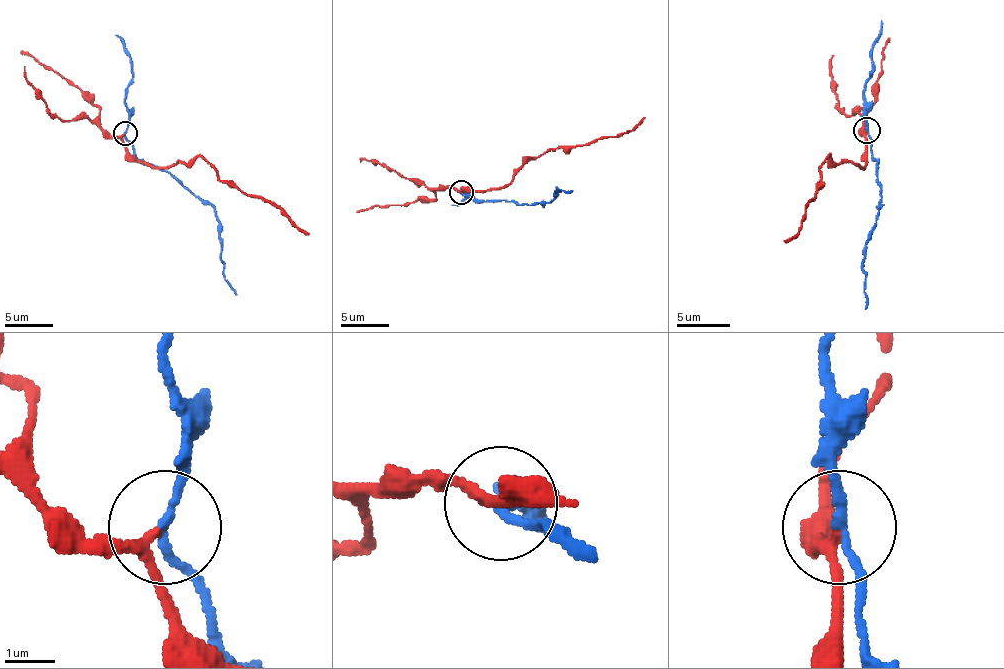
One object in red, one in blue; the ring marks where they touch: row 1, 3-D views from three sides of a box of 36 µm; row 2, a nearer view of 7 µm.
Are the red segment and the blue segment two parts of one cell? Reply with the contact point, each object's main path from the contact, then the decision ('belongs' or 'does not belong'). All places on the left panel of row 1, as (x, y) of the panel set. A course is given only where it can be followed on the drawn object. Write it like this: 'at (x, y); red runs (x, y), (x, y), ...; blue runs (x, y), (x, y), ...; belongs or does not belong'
at (125, 133); red runs (124, 133), (124, 147), (141, 162), (168, 166), (204, 157), (220, 181), (271, 200), (309, 234); blue runs (124, 133), (139, 159), (170, 171), (213, 207), (220, 236), (220, 262), (225, 282), (237, 294); does not belong

